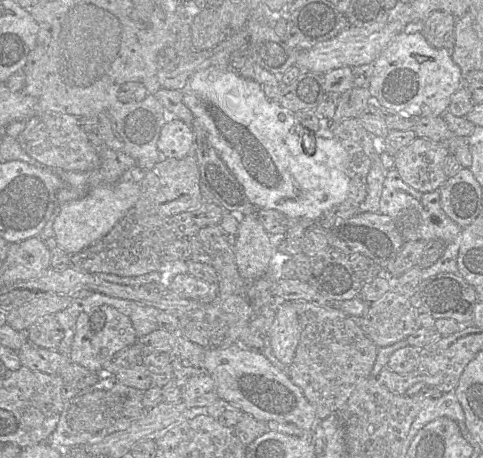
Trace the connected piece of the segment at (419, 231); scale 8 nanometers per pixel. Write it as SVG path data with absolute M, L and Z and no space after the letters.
M393 167L386 172L380 197L379 212L389 216L395 223L404 242L441 240L445 243L442 256L430 267L422 270L422 280L439 273L458 273L457 257L461 243L462 229L443 211L440 204L440 192L420 192L407 185Z

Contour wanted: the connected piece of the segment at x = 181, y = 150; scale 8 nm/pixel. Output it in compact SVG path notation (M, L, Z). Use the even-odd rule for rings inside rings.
M180 119L161 127L157 148L162 158L182 159L193 152L193 131Z

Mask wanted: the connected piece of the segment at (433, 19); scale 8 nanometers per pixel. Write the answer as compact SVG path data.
M433 11L422 21L422 34L435 48L452 50L456 17L446 11Z

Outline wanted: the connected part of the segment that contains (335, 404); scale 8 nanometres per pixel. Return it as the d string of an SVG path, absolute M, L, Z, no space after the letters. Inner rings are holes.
M292 302L298 314L300 341L289 377L314 407L318 420L341 413L357 385L371 376L377 346L368 338L357 319L337 307L323 307L311 302Z

